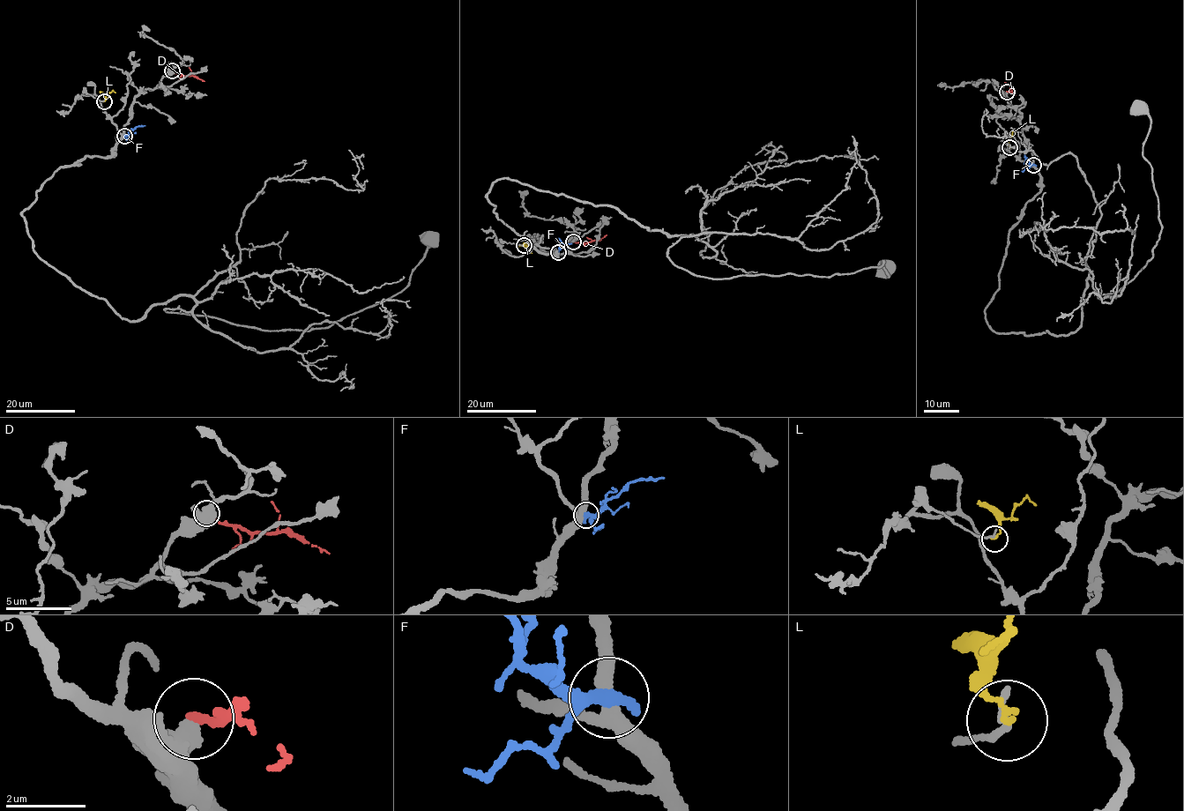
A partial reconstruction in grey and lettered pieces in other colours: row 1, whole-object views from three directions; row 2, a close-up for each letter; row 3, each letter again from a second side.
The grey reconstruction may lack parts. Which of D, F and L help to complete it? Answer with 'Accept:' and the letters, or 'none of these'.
Accept: none of these

